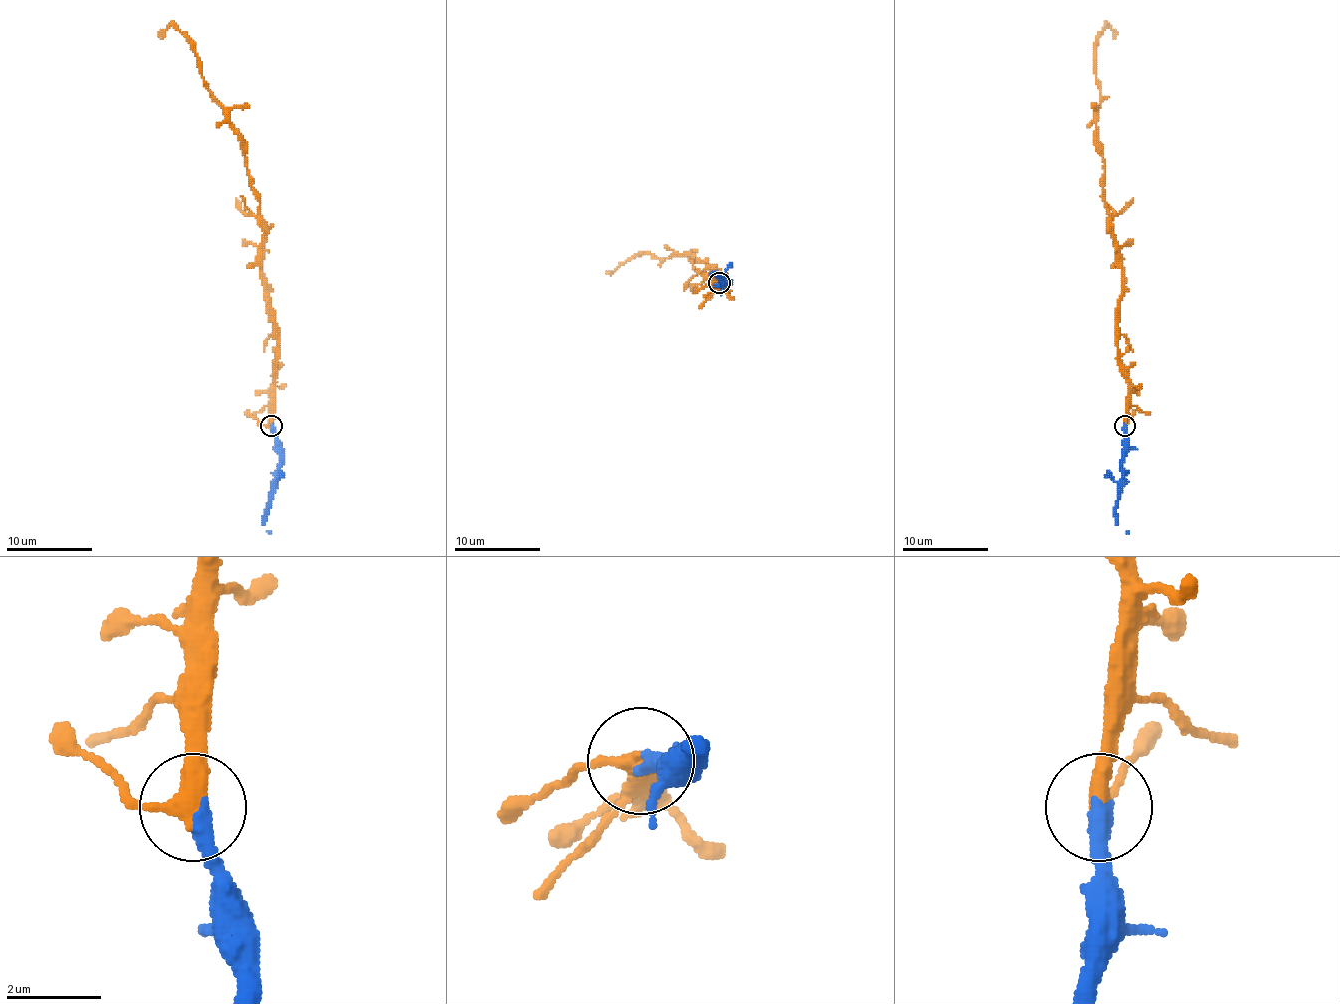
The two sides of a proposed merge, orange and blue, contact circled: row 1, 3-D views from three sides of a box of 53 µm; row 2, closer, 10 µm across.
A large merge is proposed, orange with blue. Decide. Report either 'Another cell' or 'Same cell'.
Same cell

